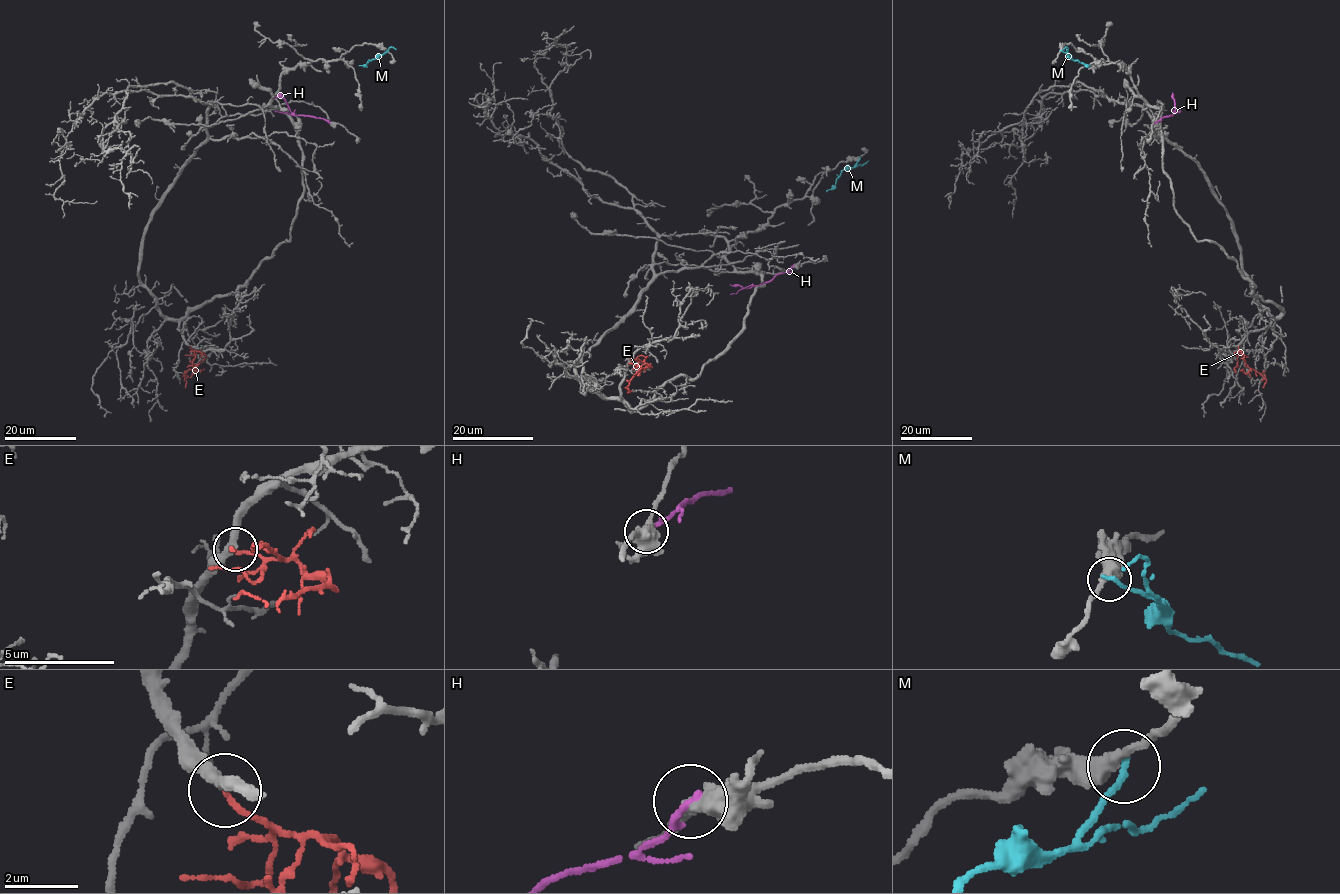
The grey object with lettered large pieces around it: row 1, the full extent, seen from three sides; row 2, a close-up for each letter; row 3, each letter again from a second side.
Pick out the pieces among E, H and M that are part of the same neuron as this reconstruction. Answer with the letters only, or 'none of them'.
E

